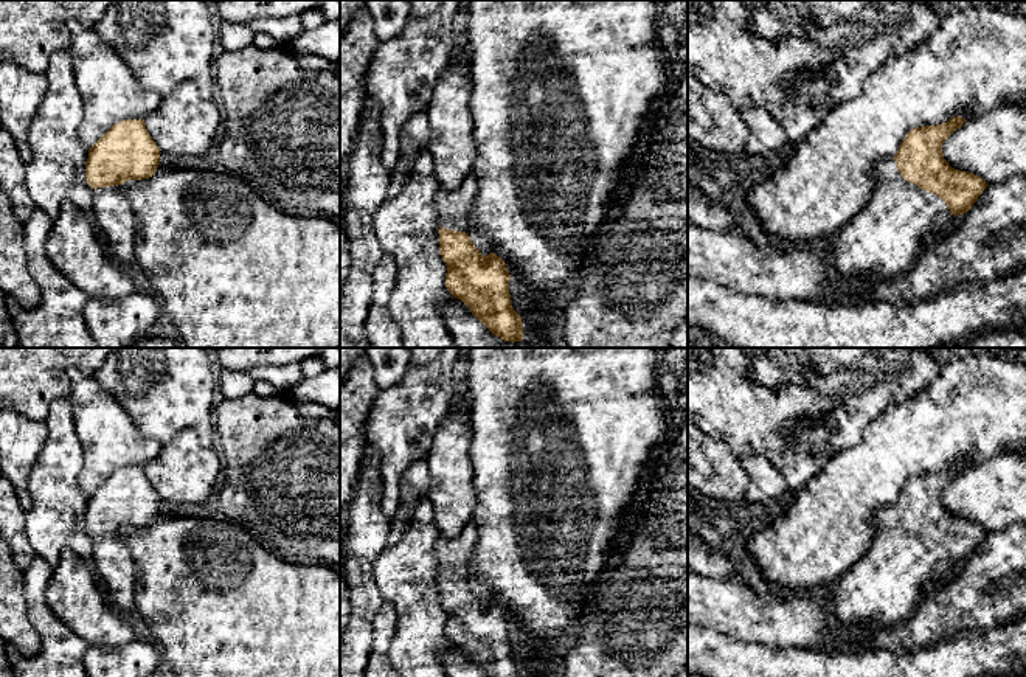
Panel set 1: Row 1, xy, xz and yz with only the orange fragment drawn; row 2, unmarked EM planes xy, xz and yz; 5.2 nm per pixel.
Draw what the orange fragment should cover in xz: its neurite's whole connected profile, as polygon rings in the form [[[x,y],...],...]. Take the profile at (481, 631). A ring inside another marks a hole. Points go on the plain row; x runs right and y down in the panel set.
[[[470,520],[456,537],[441,537],[436,543],[442,565],[439,601],[447,613],[445,635],[487,677],[523,677],[520,663],[512,657],[506,610],[495,601],[484,606],[469,585],[477,536]]]

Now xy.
[[[144,467],[113,472],[88,497],[85,528],[93,536],[90,564],[107,601],[127,618],[135,613],[137,567],[123,531],[152,525],[160,502]]]

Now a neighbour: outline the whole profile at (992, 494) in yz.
[[[1001,453],[965,469],[942,491],[942,502],[948,514],[972,520],[987,533],[1006,529],[1014,523],[1026,525],[1026,457]]]

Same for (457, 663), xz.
[[[455,644],[439,649],[438,658],[447,677],[487,677],[472,663],[470,657]]]

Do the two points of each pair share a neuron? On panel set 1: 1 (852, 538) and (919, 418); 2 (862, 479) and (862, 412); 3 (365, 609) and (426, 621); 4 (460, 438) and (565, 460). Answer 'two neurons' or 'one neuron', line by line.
1: one neuron
2: two neurons
3: two neurons
4: two neurons

